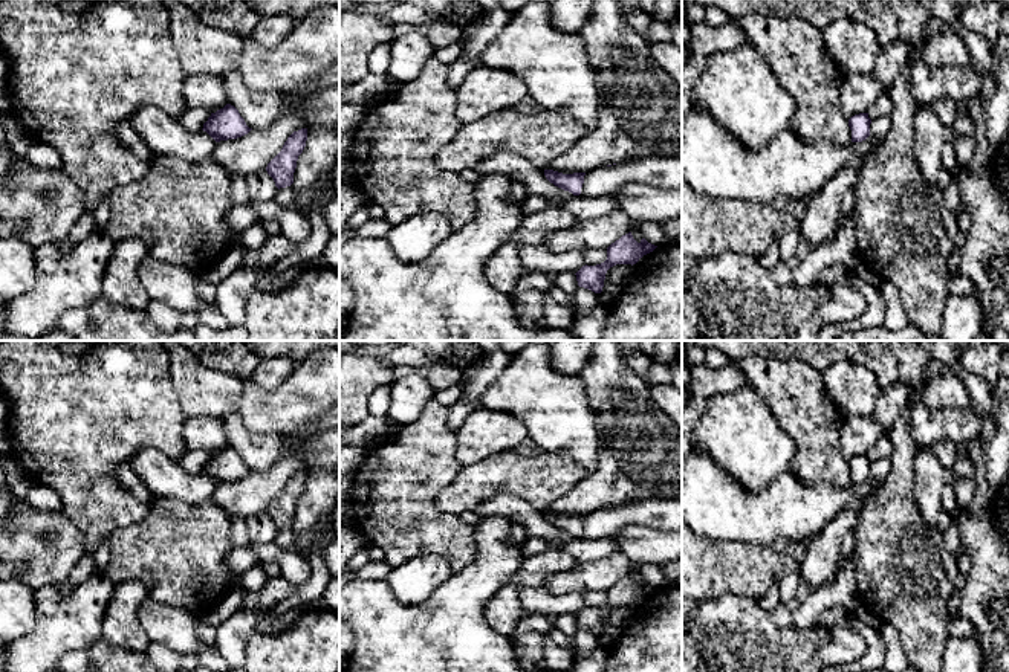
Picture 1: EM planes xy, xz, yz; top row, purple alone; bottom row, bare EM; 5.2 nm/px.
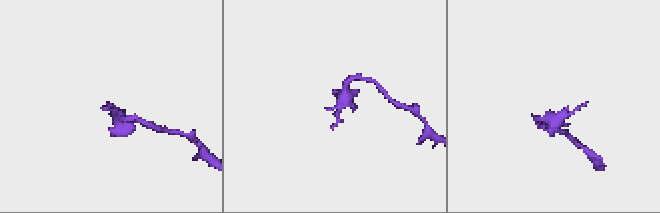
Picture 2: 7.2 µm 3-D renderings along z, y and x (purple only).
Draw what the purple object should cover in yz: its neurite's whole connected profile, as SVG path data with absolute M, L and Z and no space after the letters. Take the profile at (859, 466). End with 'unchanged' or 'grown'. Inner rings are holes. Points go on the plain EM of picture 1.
M859 455L848 461L848 469L852 472L852 484L862 484L870 478L871 461L868 455Z; unchanged

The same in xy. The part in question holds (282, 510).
M307 470L294 473L284 484L281 493L268 506L266 513L278 531L294 525L297 502L306 489L306 483Z; unchanged

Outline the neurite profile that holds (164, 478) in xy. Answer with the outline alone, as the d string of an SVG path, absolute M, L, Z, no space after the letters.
M157 447L141 449L131 458L131 467L153 498L176 498L187 504L200 504L216 490L216 483L206 473L187 472Z

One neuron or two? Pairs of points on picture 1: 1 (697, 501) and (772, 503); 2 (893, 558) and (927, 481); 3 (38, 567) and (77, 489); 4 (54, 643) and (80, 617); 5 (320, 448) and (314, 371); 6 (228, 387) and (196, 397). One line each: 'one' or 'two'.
1: one
2: two
3: two
4: one
5: two
6: one

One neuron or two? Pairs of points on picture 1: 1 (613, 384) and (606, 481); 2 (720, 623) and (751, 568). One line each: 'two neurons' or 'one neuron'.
1: one neuron
2: two neurons

